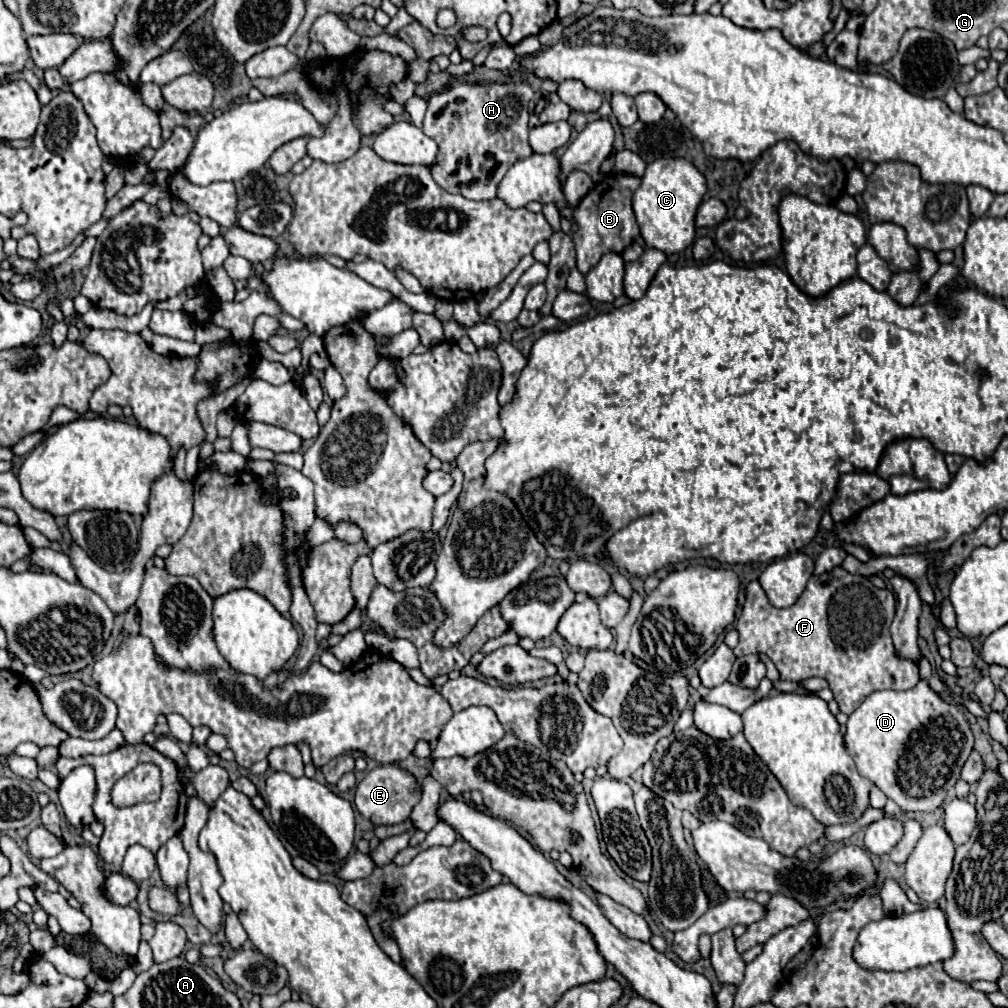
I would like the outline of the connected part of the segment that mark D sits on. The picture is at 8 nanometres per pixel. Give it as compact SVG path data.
M926 658L918 662L918 667L920 685L916 689L874 691L848 717L844 735L860 775L878 785L904 813L942 807L948 789L960 779L962 767L974 749L974 733L964 711L942 701L928 687L933 670Z

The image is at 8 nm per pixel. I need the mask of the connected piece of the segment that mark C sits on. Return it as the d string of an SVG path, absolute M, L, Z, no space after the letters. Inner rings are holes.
M682 157L656 159L646 167L640 189L632 197L632 207L640 233L648 247L660 249L664 253L684 251L694 241L694 215L706 193L704 175Z

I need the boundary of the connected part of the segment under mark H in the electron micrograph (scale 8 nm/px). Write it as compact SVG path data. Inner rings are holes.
M492 83L492 85L452 85L444 93L434 93L428 101L422 131L440 147L432 169L434 181L448 193L460 193L466 199L490 201L496 199L498 185L506 171L518 161L530 157L534 151L528 145L528 103L532 87L526 83Z

